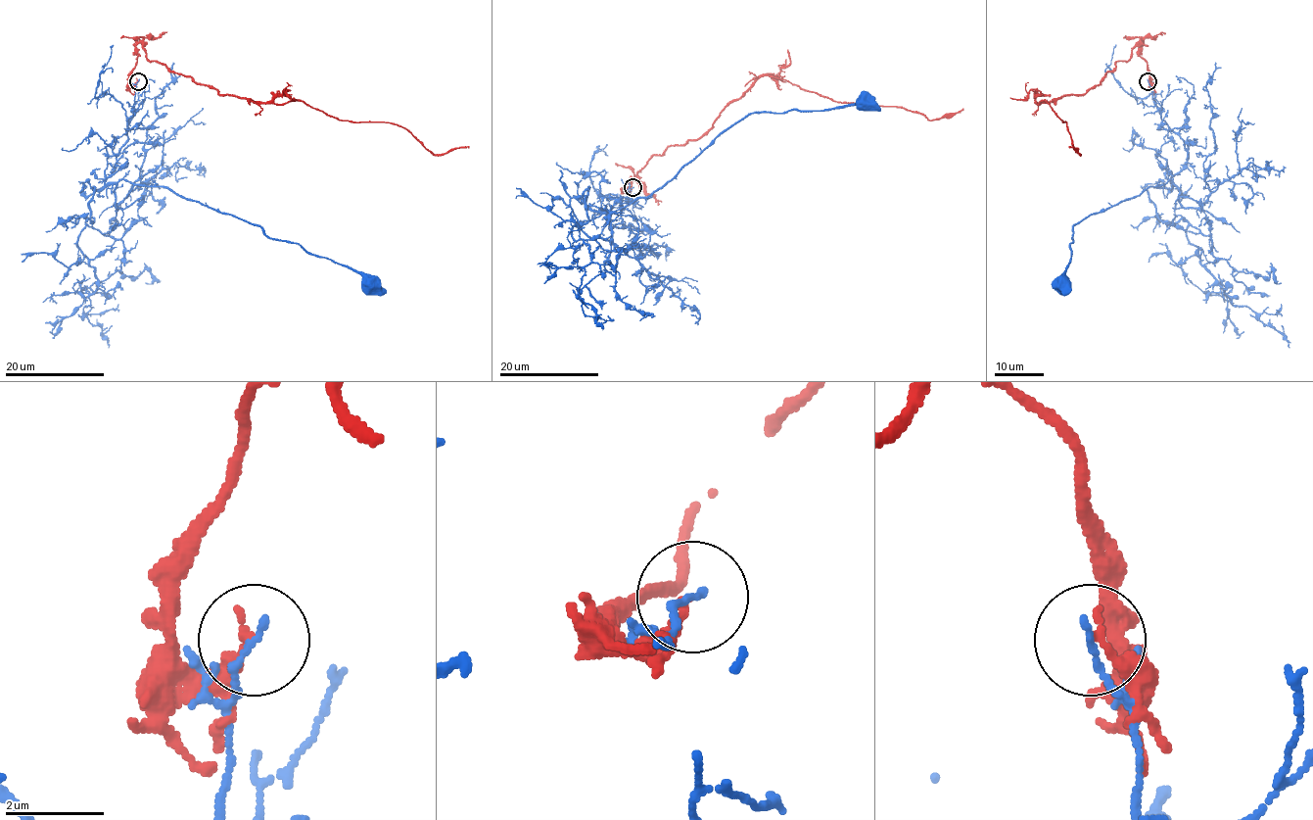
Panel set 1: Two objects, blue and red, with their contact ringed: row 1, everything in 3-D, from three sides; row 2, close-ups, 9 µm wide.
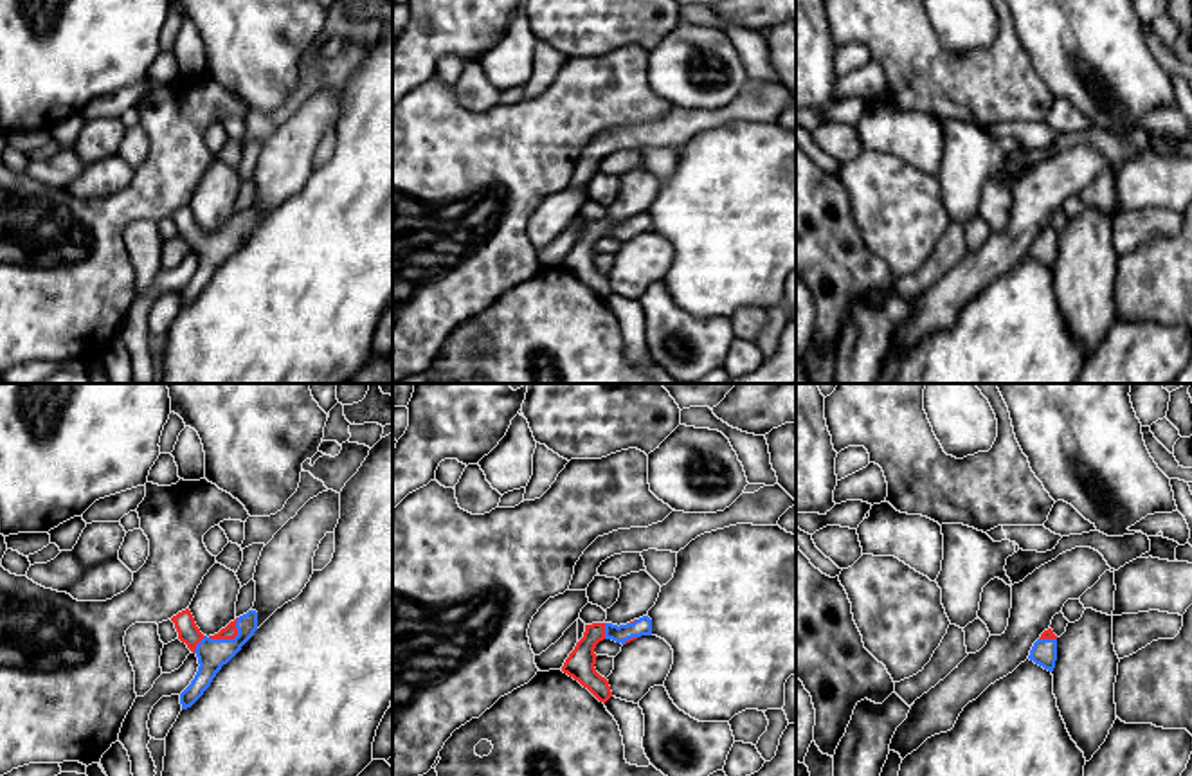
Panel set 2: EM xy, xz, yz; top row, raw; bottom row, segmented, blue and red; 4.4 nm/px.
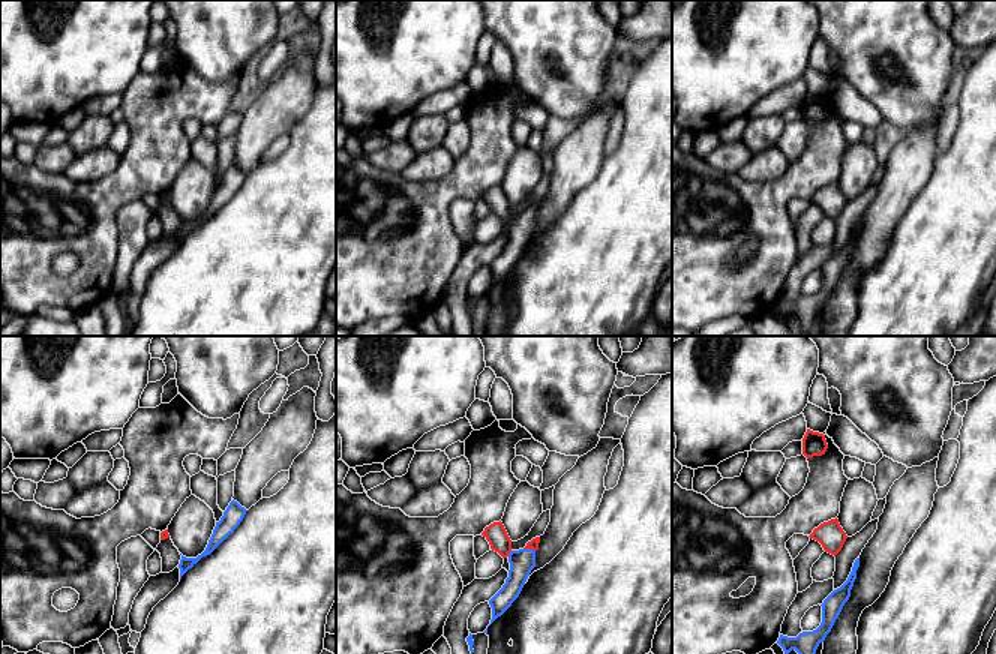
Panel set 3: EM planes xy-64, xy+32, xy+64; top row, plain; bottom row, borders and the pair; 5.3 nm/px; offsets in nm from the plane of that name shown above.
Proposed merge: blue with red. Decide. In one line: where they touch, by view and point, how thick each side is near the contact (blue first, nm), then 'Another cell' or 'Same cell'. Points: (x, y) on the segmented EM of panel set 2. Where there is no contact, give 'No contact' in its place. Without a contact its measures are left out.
Touches blue at xy (231, 640). Thickness 140 nm (blue) against 60 nm. Another cell

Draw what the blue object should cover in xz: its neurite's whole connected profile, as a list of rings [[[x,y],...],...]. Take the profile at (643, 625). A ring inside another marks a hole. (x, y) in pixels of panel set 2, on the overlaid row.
[[[643,616],[634,623],[627,623],[619,627],[612,623],[605,623],[605,639],[612,639],[616,643],[625,645],[628,639],[641,636],[652,636],[652,619],[648,616]]]

